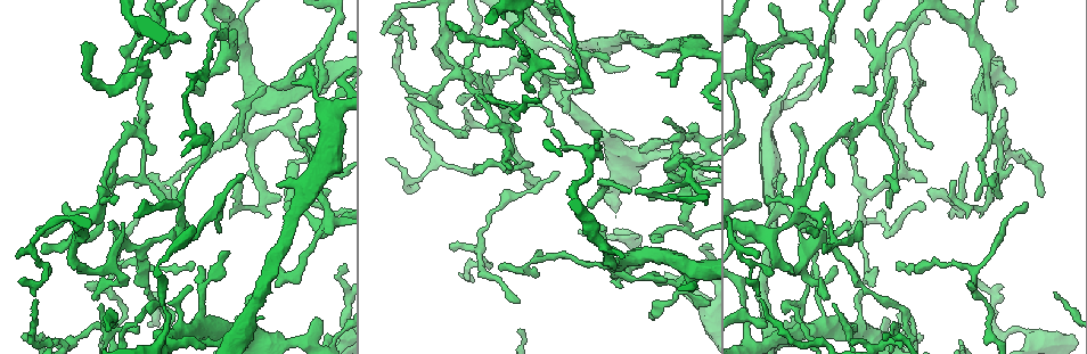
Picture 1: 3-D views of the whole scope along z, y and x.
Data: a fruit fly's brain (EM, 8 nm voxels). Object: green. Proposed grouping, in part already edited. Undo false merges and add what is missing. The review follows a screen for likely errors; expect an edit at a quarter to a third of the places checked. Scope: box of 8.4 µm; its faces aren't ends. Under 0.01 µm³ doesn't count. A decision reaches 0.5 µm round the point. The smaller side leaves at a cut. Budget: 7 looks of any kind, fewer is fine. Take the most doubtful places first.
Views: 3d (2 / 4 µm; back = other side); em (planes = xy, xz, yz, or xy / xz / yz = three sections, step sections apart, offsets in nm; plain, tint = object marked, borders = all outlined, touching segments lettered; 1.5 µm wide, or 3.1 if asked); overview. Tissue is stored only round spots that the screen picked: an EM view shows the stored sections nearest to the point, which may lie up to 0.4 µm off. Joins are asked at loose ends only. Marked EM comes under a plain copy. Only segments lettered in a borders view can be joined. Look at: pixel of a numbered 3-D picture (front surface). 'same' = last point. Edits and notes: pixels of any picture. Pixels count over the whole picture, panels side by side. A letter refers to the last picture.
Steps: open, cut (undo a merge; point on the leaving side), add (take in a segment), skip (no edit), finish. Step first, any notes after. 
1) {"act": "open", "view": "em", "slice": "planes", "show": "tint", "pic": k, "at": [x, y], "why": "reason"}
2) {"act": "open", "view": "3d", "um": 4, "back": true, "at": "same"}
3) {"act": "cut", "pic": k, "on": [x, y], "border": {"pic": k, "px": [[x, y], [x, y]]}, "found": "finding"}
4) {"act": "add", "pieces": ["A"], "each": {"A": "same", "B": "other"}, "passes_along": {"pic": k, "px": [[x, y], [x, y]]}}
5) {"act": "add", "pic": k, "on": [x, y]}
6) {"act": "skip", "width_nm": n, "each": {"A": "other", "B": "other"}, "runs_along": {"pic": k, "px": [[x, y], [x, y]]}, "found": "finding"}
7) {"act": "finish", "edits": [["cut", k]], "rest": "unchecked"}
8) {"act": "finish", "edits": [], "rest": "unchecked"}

{"act": "open", "view": "3d", "um": 2, "pic": 1, "at": [330, 336], "why": "free end"}

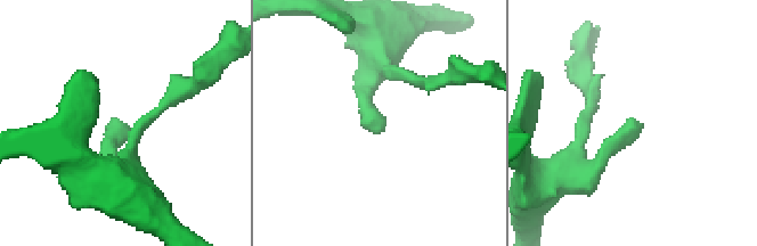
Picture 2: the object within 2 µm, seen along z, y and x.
{"act": "open", "view": "em", "slice": "planes", "show": "borders", "pic": 2, "at": [123, 123], "why": "shape alone is not enough"}

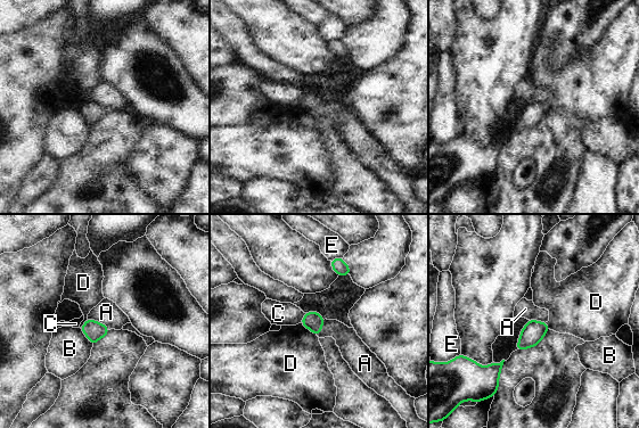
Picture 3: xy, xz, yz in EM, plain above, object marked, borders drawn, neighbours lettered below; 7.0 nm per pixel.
{"act": "skip", "longest_contact_nm": ["A", 180], "each": {"A": "other", "B": "other", "C": "other", "D": "other", "E": "other"}, "found": "none of them fits"}

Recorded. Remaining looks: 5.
{"act": "open", "view": "3d", "um": 2, "back": true, "pic": 1, "at": [679, 162], "why": "free end"}

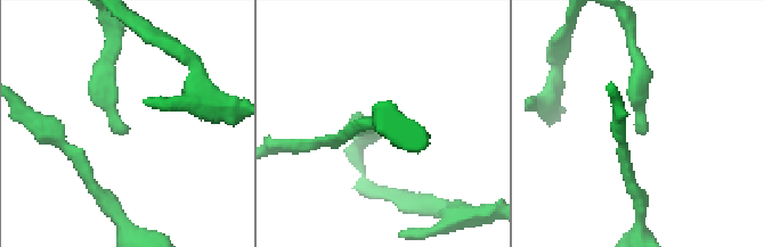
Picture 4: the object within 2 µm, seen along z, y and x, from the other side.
{"act": "open", "view": "em", "um": 3.1, "slice": "planes", "show": "borders", "pic": 4, "at": [126, 130], "why": "now the EM"}

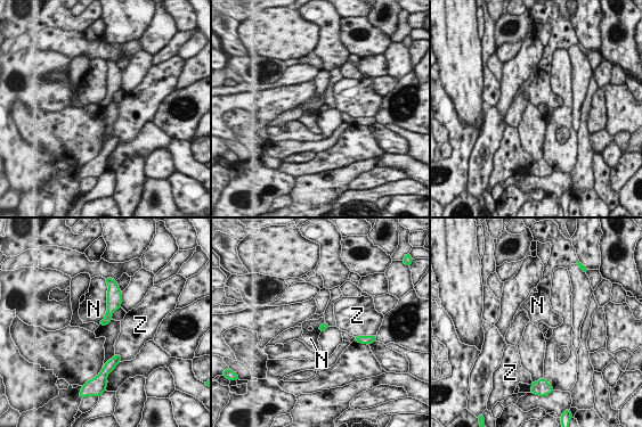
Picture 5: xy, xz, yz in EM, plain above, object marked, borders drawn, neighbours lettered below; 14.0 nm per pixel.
{"act": "skip", "longest_contact_nm": ["N", 550], "each": {"N": "other", "Z": "other"}, "found": "none of them fits"}

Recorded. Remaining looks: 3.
{"act": "open", "view": "3d", "um": 4, "pic": 1, "at": [769, 116], "why": "sharp bend"}

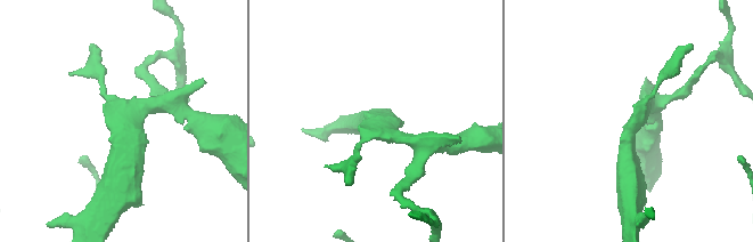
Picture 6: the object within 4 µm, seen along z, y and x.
{"act": "open", "view": "em", "slice": "planes", "show": "tint", "pic": 6, "at": [125, 124], "arms": 3, "why": "now the EM"}

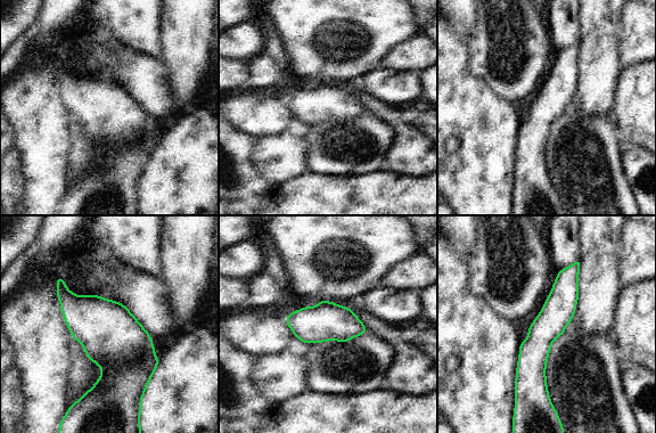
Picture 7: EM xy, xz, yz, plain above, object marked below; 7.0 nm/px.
{"act": "open", "view": "em", "slice": "planes", "show": "borders", "at": "same", "why": "what lies round it"}

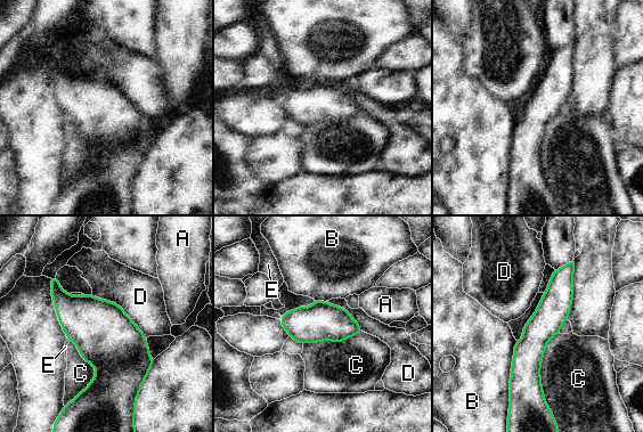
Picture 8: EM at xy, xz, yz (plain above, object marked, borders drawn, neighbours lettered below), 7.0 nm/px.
{"act": "skip", "longest_contact_nm": ["C", 500], "each": {"A": "other", "B": "other", "C": "other", "D": "other", "E": "other"}, "runs_along": {"pic": 8, "px": [[569, 267], [531, 347], [537, 390]]}, "found": "one cell here"}

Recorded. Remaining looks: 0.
{"act": "finish", "edits": [], "rest": "unchecked"}

